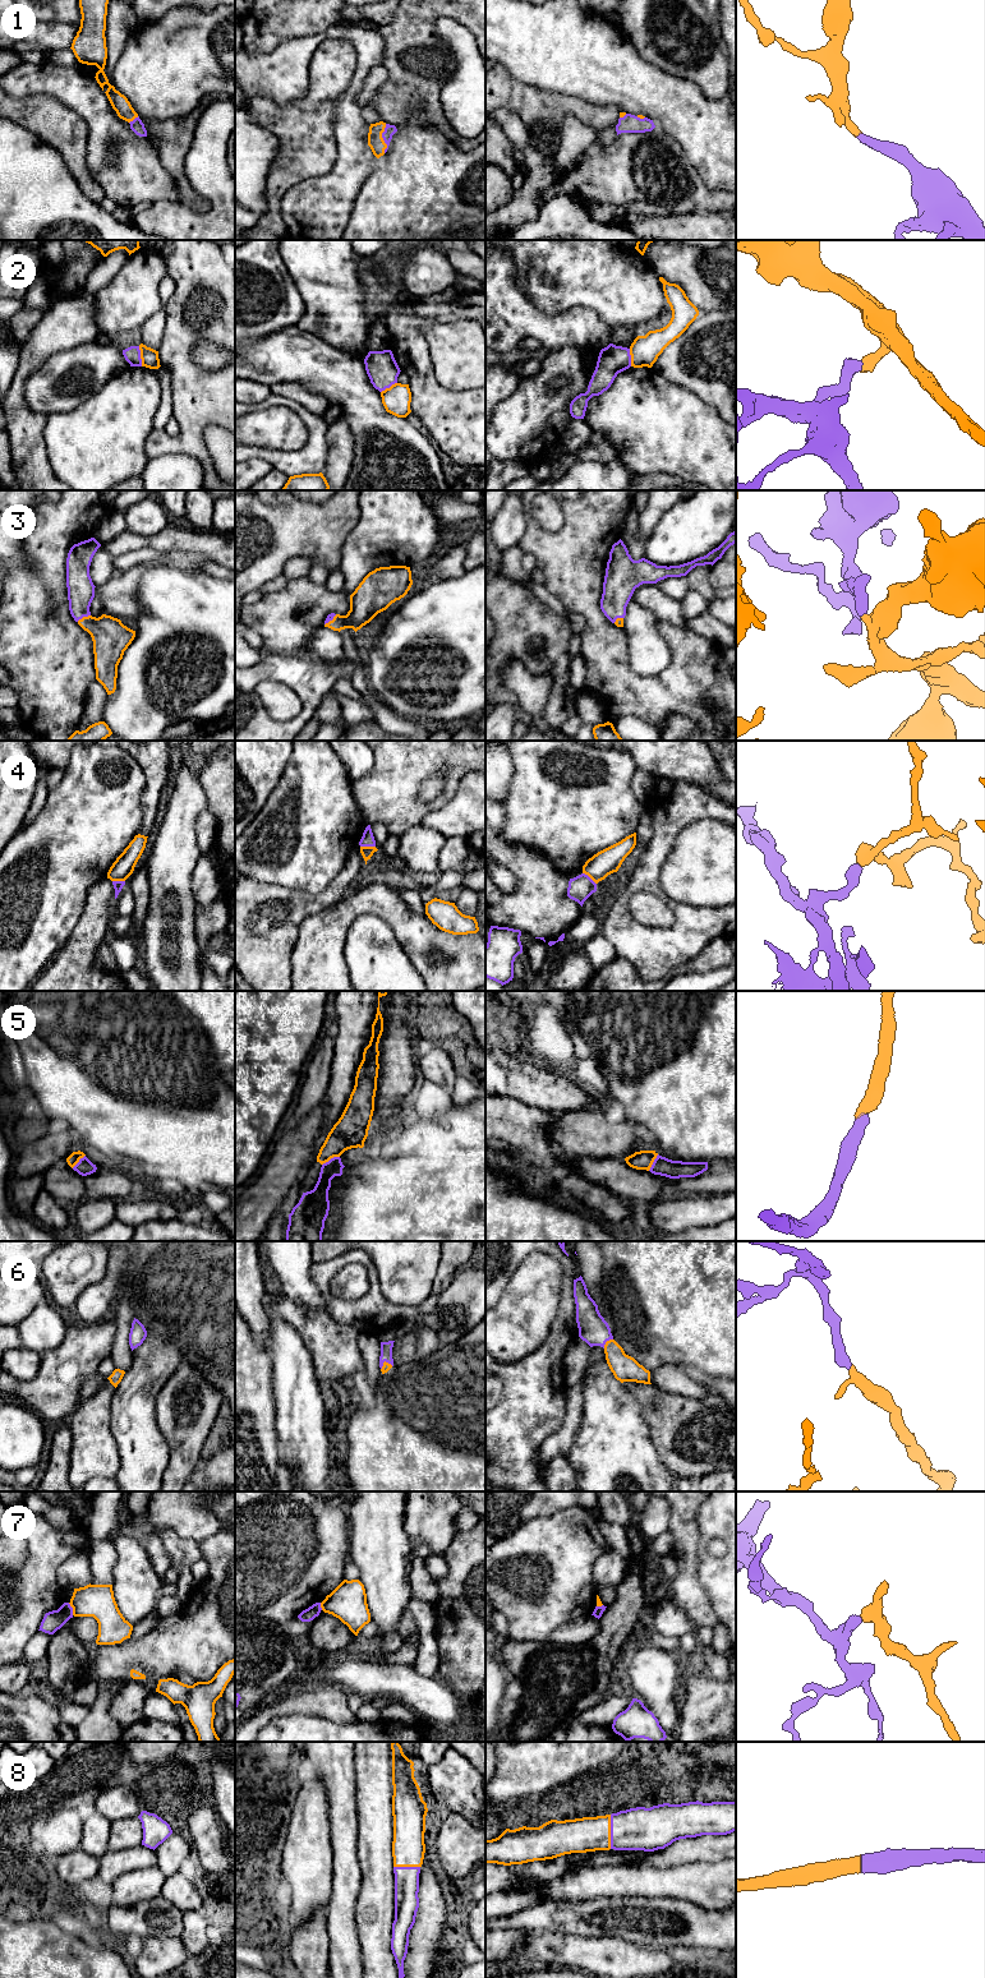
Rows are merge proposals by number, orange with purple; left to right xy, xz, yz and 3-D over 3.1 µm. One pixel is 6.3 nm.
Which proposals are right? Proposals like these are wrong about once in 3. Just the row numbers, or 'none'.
1, 3, 5, 6, 8

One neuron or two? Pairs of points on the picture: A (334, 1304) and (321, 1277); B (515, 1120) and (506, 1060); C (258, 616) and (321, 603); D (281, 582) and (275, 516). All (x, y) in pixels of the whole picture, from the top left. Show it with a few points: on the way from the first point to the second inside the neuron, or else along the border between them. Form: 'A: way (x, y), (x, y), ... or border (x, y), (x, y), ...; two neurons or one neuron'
A: way (328, 1298), (323, 1283); one neuron
B: border (498, 1094), (520, 1100), (539, 1110); two neurons
C: way (274, 616), (288, 616), (295, 608), (305, 604); one neuron
D: border (282, 572), (267, 580), (257, 589); two neurons

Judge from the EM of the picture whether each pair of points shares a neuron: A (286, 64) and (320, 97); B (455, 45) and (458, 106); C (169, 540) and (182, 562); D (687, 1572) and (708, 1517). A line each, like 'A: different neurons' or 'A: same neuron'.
A: different neurons
B: same neuron
C: different neurons
D: different neurons

